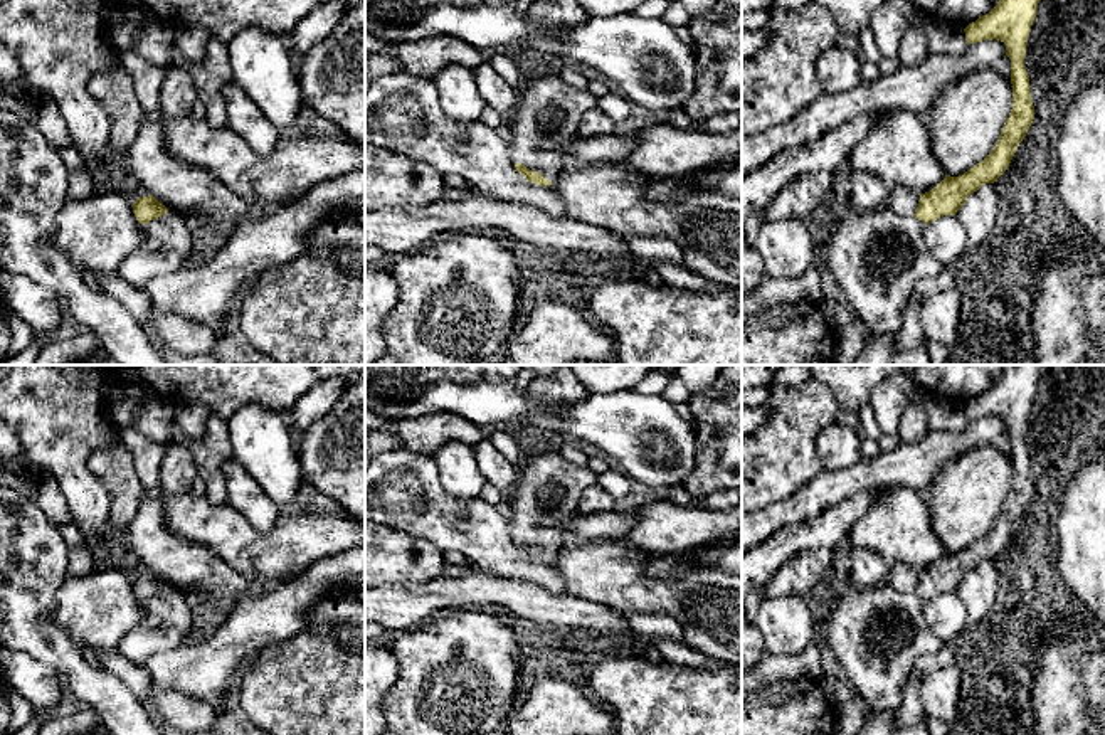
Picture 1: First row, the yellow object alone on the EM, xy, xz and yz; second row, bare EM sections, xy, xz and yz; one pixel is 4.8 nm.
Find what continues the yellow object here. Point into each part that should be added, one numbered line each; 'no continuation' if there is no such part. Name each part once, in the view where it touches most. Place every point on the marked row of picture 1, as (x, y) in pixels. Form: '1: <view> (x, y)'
1: xz (549, 111)

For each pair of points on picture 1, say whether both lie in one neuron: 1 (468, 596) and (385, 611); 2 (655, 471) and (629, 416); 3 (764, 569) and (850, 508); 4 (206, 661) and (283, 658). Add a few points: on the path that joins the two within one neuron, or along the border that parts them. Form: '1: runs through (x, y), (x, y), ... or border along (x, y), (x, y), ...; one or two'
1: runs through (448, 596), (433, 596), (417, 604), (406, 606); one
2: runs through (648, 458), (643, 434), (638, 429); one
3: runs through (786, 547), (798, 537), (819, 534), (828, 528); one
4: border along (285, 641), (264, 645), (241, 670); two

